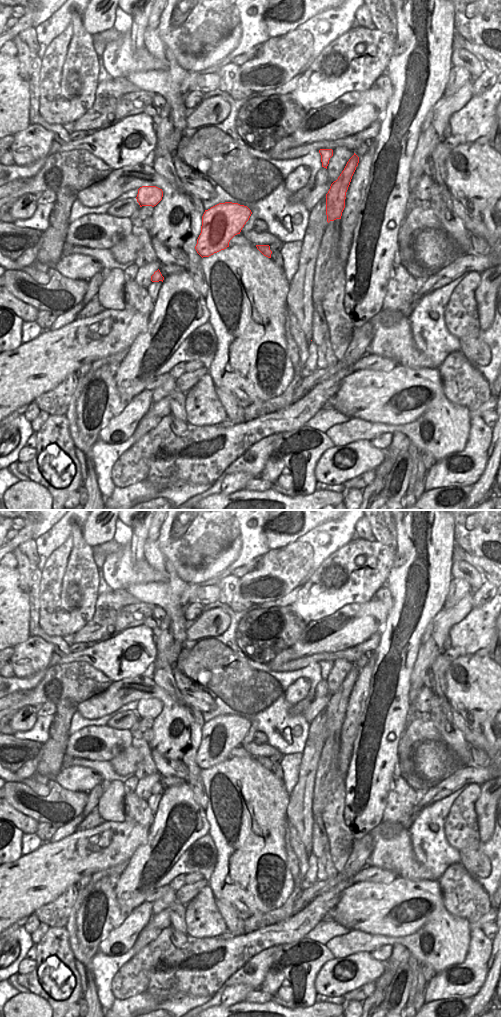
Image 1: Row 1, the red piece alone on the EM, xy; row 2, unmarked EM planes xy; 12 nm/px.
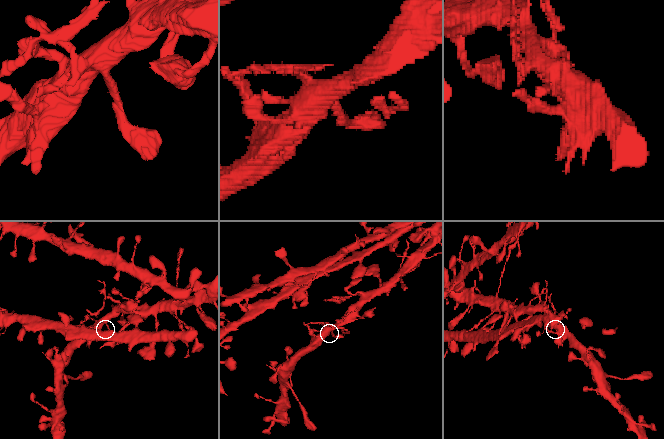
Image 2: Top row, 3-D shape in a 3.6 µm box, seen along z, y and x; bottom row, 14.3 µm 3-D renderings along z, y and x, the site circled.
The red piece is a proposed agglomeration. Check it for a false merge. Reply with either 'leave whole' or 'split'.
leave whole

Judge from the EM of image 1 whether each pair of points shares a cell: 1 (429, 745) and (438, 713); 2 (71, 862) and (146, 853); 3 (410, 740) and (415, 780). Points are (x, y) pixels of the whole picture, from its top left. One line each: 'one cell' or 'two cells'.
1: two cells
2: two cells
3: one cell

